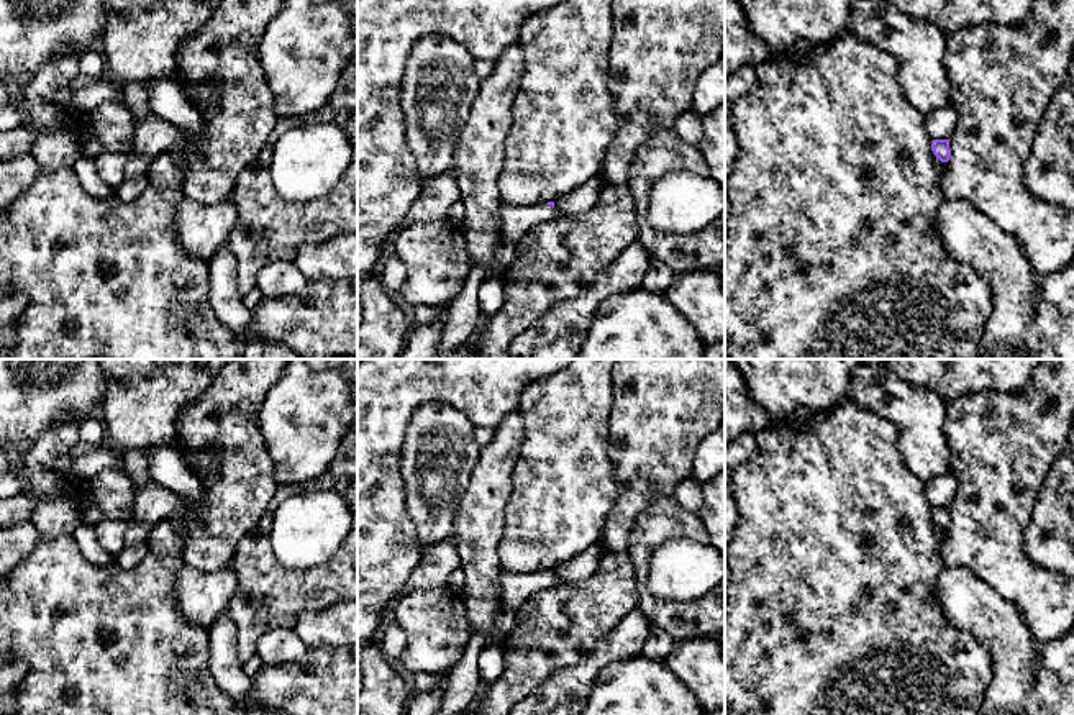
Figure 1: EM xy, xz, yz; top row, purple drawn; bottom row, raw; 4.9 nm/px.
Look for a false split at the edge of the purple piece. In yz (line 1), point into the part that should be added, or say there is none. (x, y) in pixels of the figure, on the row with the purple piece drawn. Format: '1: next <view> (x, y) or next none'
1: next none

